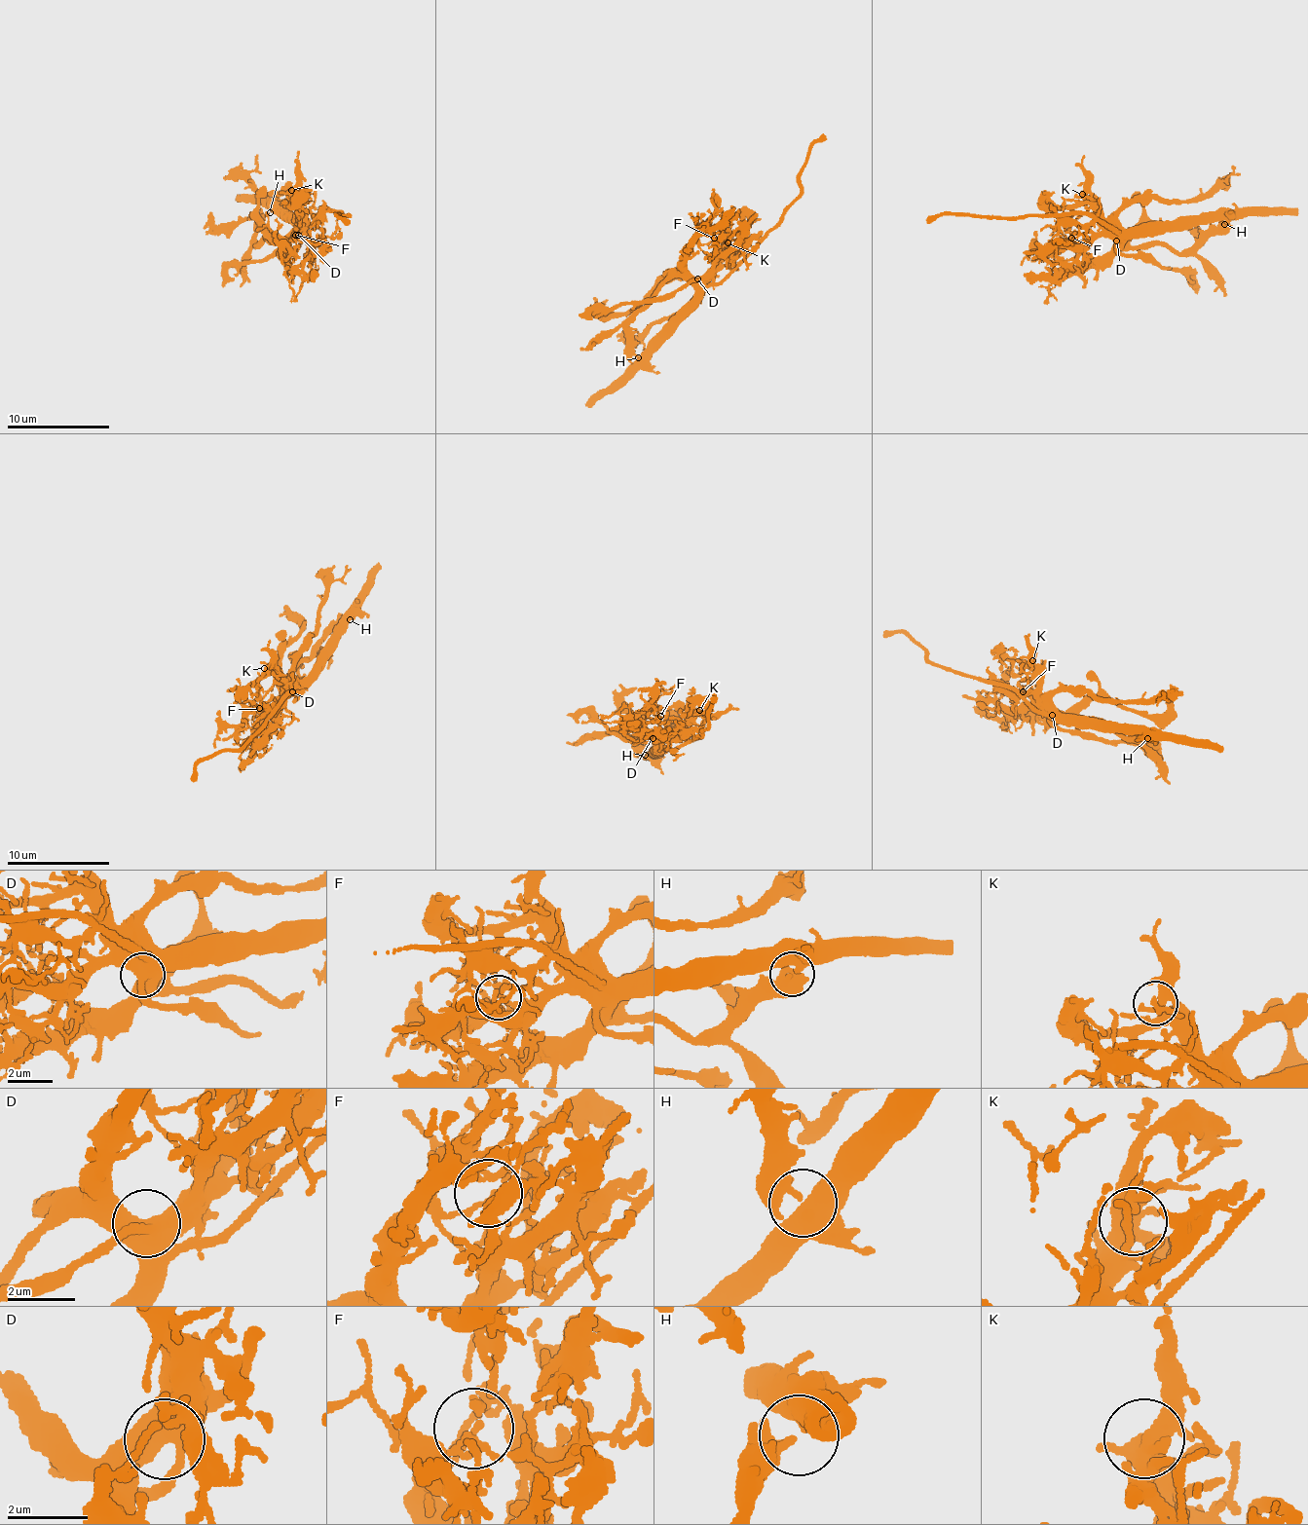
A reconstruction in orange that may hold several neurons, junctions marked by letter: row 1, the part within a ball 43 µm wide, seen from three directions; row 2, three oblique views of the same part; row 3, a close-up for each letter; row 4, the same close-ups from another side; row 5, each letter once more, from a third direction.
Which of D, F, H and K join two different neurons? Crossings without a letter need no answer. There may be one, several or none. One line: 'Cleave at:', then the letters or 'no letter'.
Cleave at: no letter

